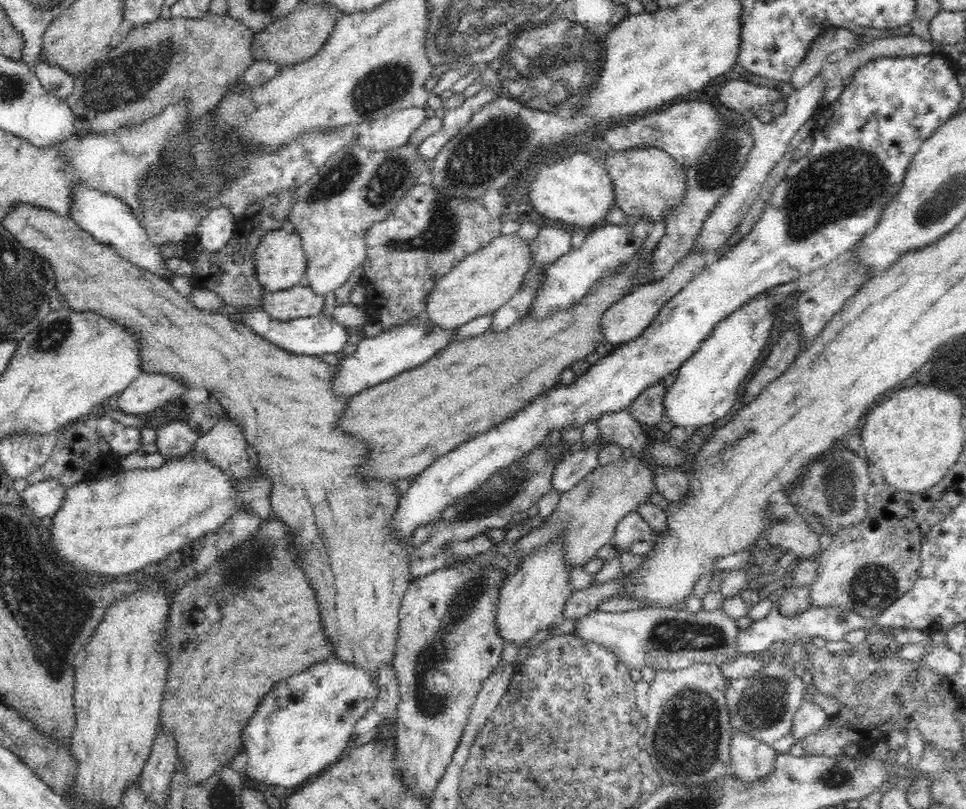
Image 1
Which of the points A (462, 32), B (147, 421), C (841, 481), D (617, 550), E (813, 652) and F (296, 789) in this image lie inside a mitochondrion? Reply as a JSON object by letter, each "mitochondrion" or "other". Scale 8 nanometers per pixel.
{"A":"mitochondrion","B":"other","C":"mitochondrion","D":"other","E":"other","F":"other"}

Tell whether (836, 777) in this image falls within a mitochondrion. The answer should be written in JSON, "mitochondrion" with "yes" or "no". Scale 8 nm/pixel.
{"mitochondrion":"yes"}

